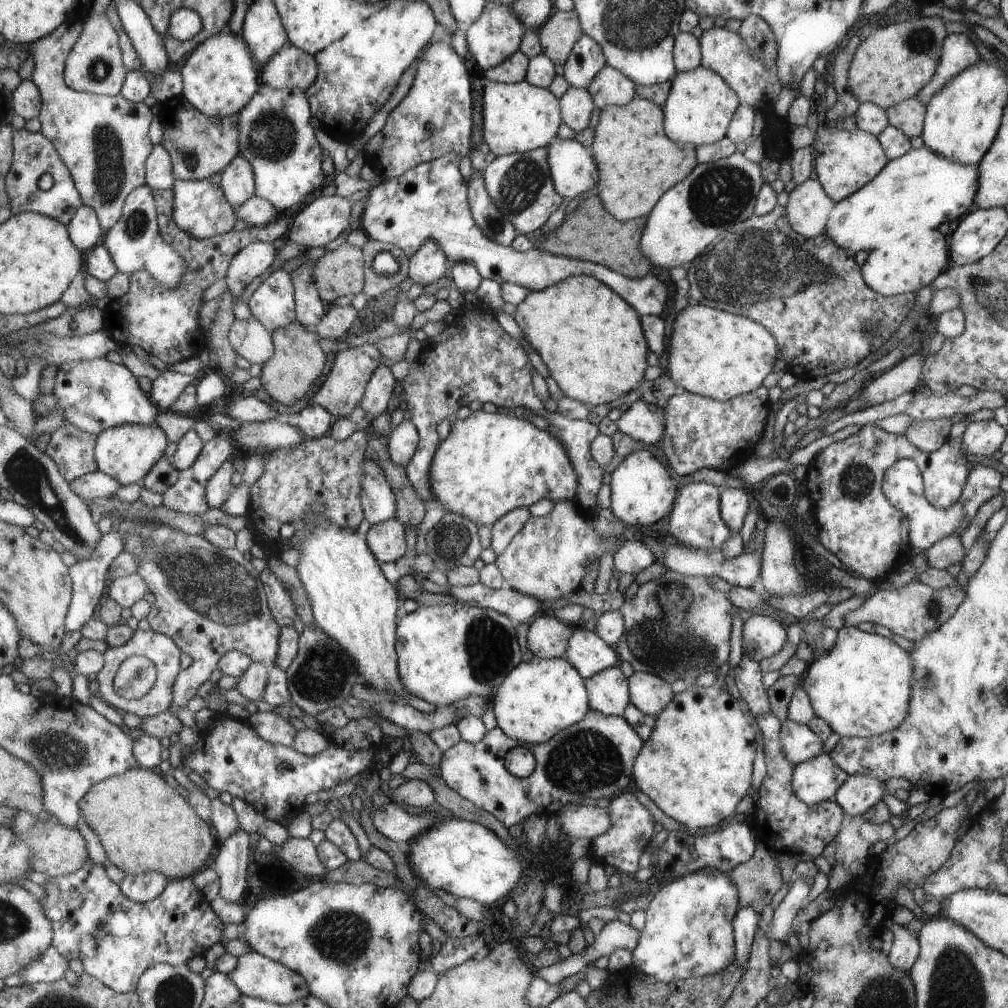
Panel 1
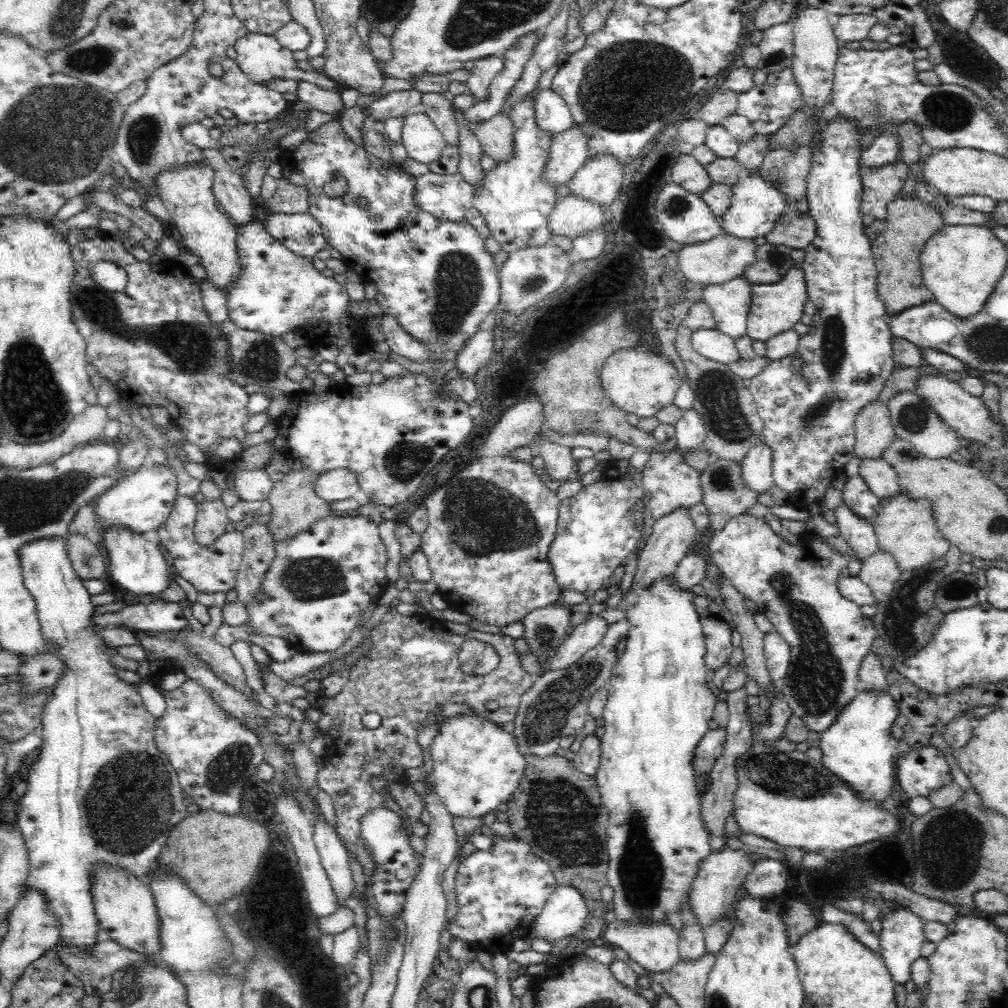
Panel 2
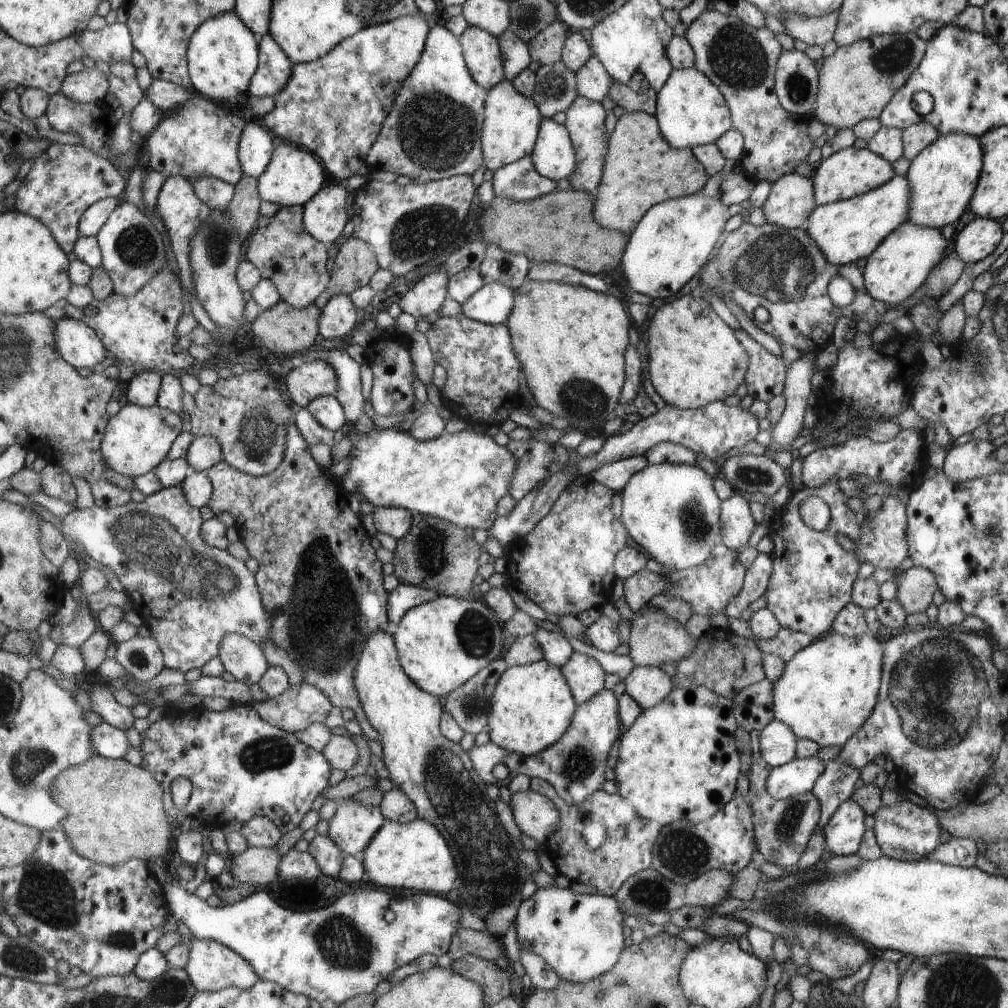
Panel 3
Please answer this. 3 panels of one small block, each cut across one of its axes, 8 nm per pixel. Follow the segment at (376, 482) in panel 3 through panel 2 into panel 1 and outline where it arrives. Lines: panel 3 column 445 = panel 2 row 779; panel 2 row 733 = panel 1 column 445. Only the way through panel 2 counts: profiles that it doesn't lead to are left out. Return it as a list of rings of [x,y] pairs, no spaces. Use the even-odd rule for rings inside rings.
[[[484,410],[472,411],[465,419],[451,419],[451,429],[446,439],[442,440],[440,446],[437,448],[437,452],[433,458],[433,464],[430,464],[430,490],[433,492],[432,500],[437,505],[442,505],[446,512],[460,514],[460,516],[467,516],[477,524],[481,526],[492,526],[497,520],[501,519],[501,516],[512,512],[515,508],[528,508],[532,504],[537,503],[538,500],[548,499],[553,503],[560,502],[560,500],[573,500],[577,494],[577,486],[580,482],[580,477],[577,475],[577,471],[574,468],[573,461],[570,460],[570,455],[565,444],[562,444],[561,440],[558,440],[554,433],[551,433],[549,429],[540,430],[532,422],[528,421],[528,418],[518,416],[516,414],[505,414],[497,412],[484,412]]]

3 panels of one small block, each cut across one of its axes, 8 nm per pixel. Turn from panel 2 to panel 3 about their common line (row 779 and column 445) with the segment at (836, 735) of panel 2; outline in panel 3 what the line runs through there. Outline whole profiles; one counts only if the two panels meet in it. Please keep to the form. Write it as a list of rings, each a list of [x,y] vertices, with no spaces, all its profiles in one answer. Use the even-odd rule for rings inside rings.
[[[420,818],[407,823],[386,822],[359,856],[370,882],[382,888],[442,895],[454,888],[458,878],[448,841],[434,824]]]

